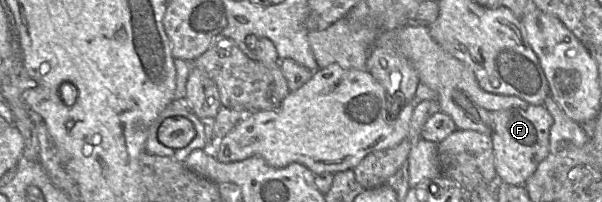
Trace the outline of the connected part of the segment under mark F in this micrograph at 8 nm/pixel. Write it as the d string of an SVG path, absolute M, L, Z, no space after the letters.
M403 26L380 32L376 45L393 47L411 62L419 81L438 94L440 111L452 118L458 130L474 130L490 136L494 166L500 181L524 186L548 156L553 118L545 107L529 104L515 96L492 94L481 89L473 72L432 39L428 26Z

